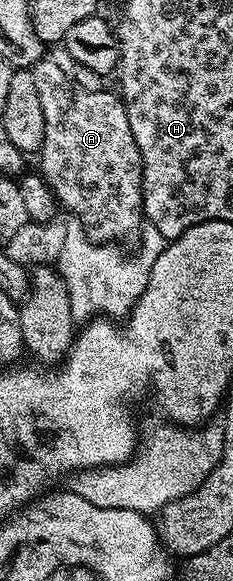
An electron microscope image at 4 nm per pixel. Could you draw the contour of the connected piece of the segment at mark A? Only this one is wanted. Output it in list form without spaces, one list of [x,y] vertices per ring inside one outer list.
[[[50,47],[43,52],[41,59],[32,67],[36,75],[36,88],[40,95],[40,104],[44,110],[44,143],[40,150],[40,158],[42,157],[40,172],[43,179],[48,183],[50,190],[54,193],[54,198],[57,199],[59,206],[63,210],[67,209],[67,214],[73,215],[83,224],[91,240],[118,243],[122,241],[121,237],[132,236],[133,238],[139,232],[144,221],[142,212],[142,156],[136,147],[136,139],[132,139],[132,127],[128,127],[128,111],[125,103],[122,102],[121,96],[114,94],[113,97],[110,91],[100,93],[84,91],[84,87],[80,87],[80,83],[76,83],[74,66],[72,55],[68,55],[66,48]]]

